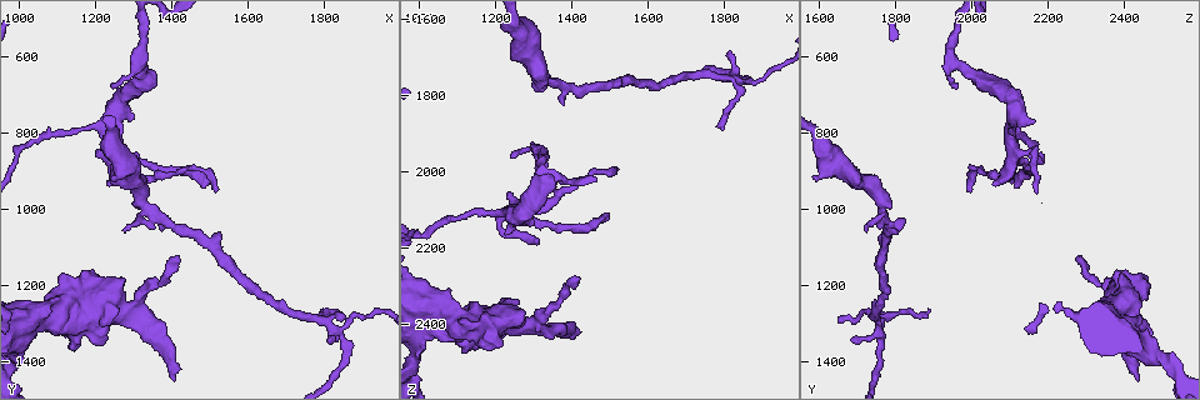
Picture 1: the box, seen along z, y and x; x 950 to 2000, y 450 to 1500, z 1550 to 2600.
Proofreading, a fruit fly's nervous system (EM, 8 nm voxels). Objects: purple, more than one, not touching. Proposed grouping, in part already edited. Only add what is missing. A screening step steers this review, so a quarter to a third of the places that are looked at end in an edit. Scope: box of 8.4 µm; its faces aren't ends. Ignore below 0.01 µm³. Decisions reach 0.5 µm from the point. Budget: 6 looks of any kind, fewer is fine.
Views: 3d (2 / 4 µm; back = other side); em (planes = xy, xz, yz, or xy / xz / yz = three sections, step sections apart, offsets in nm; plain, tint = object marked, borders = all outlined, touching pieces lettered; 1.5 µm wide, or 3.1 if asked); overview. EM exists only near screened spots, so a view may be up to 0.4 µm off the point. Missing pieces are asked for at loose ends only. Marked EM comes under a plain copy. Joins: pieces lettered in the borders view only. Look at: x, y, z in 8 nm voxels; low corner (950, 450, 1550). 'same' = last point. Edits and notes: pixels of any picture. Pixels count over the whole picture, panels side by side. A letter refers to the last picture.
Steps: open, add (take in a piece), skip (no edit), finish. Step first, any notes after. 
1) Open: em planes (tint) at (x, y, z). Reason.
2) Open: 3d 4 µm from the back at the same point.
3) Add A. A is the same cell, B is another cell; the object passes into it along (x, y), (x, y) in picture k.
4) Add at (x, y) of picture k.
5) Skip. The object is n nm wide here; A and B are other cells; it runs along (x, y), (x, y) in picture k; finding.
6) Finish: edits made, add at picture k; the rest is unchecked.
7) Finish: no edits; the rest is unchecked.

Open: em planes (borders) at (1525, 945, 1990). Branch stops here.

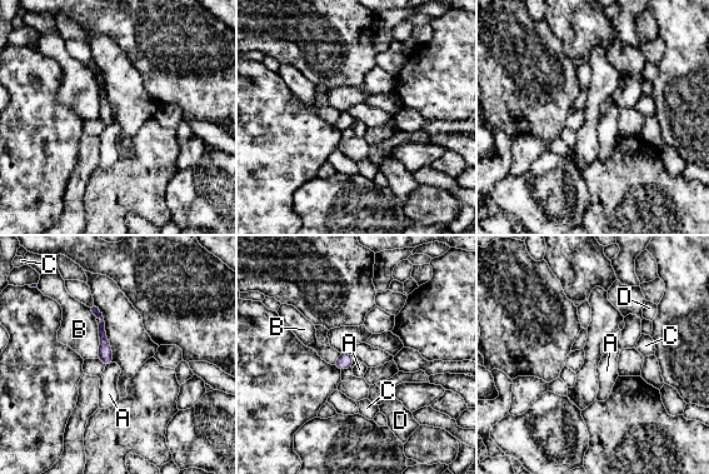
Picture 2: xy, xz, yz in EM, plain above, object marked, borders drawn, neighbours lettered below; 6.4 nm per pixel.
Skip. The object is 100 nm wide here; the longest contact is with B, 220 nm; A, B, C and D are other cells; none of them fits.

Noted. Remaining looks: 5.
Open: 3d 2 µm at (1270, 1060, 1720). Branch stops here.

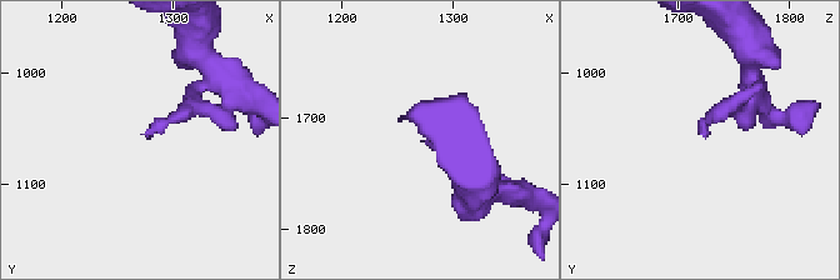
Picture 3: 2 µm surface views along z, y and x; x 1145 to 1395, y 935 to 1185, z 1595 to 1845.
Open: em xy step 4 (tint) at (1278, 1060, 1726).

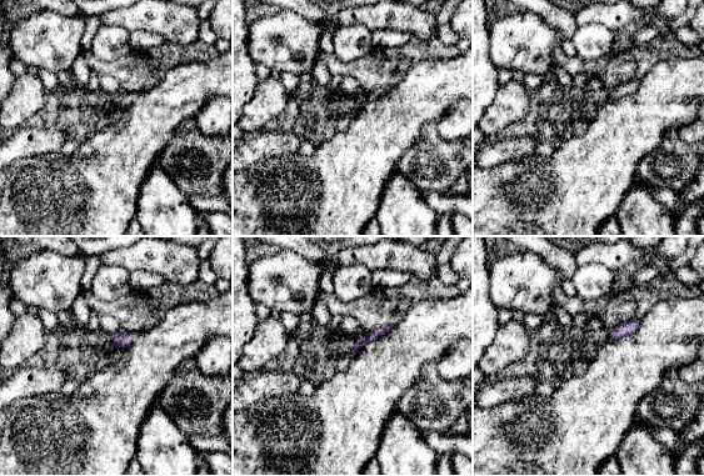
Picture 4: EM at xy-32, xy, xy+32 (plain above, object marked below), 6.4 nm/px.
Open: em planes (borders) at the same point.

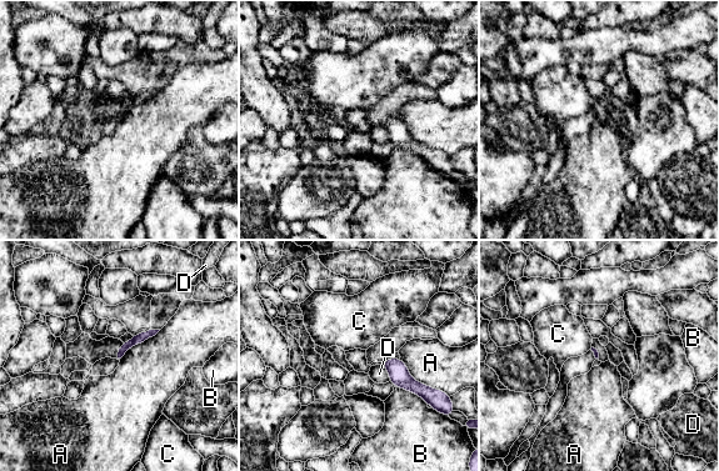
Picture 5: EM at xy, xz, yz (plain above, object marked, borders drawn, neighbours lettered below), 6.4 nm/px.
Skip. A, B, C and D are other cells; it runs along (153, 332), (134, 340), (120, 354) in picture 5; no lettered piece goes on from it.

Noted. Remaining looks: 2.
Open: 3d 2 µm at (1425, 1125, 2285). Tapers out.

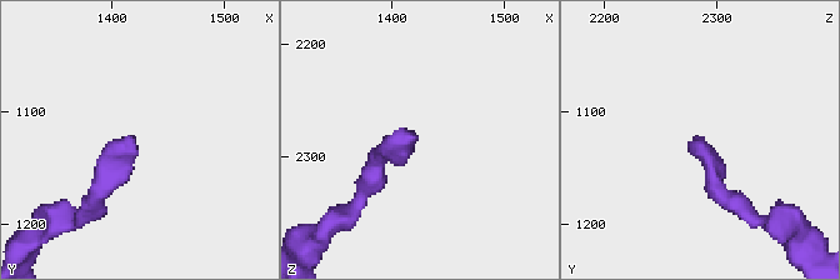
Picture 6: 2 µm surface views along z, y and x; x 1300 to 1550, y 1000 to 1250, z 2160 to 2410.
Open: em planes (borders) at (1422, 1126, 2286). Shape alone is not enough.

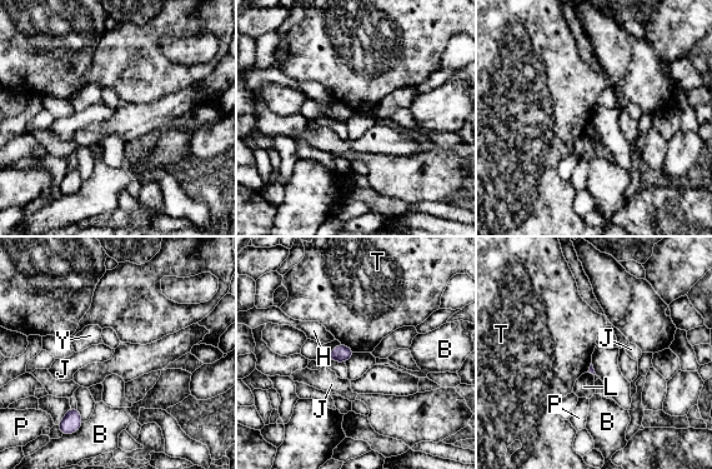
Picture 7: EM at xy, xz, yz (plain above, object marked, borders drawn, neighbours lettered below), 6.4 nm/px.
Skip. B, H, J, L, P, T and Y are other cells; a border runs along (341, 343), (356, 352) in picture 7; none of them fits.

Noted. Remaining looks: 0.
Finish: no edits; the rest is unchecked.

